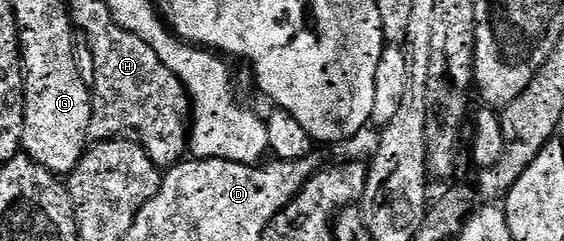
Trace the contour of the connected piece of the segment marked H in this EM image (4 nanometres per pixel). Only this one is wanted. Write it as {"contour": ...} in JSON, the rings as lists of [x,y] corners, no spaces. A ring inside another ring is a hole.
{"contour":[[[119,24],[119,26],[107,26],[99,34],[99,47],[94,47],[93,57],[96,67],[101,68],[101,78],[103,74],[103,98],[107,102],[111,102],[111,110],[115,114],[120,114],[119,122],[127,130],[136,130],[139,133],[137,136],[138,141],[141,143],[142,148],[147,151],[148,157],[152,163],[165,166],[164,168],[171,168],[176,165],[188,153],[189,150],[189,131],[187,132],[187,126],[189,130],[189,123],[193,118],[193,105],[192,100],[189,97],[187,87],[184,86],[183,81],[175,75],[169,68],[165,66],[161,56],[157,54],[145,40],[141,40],[133,32],[129,32],[126,25]]]}

